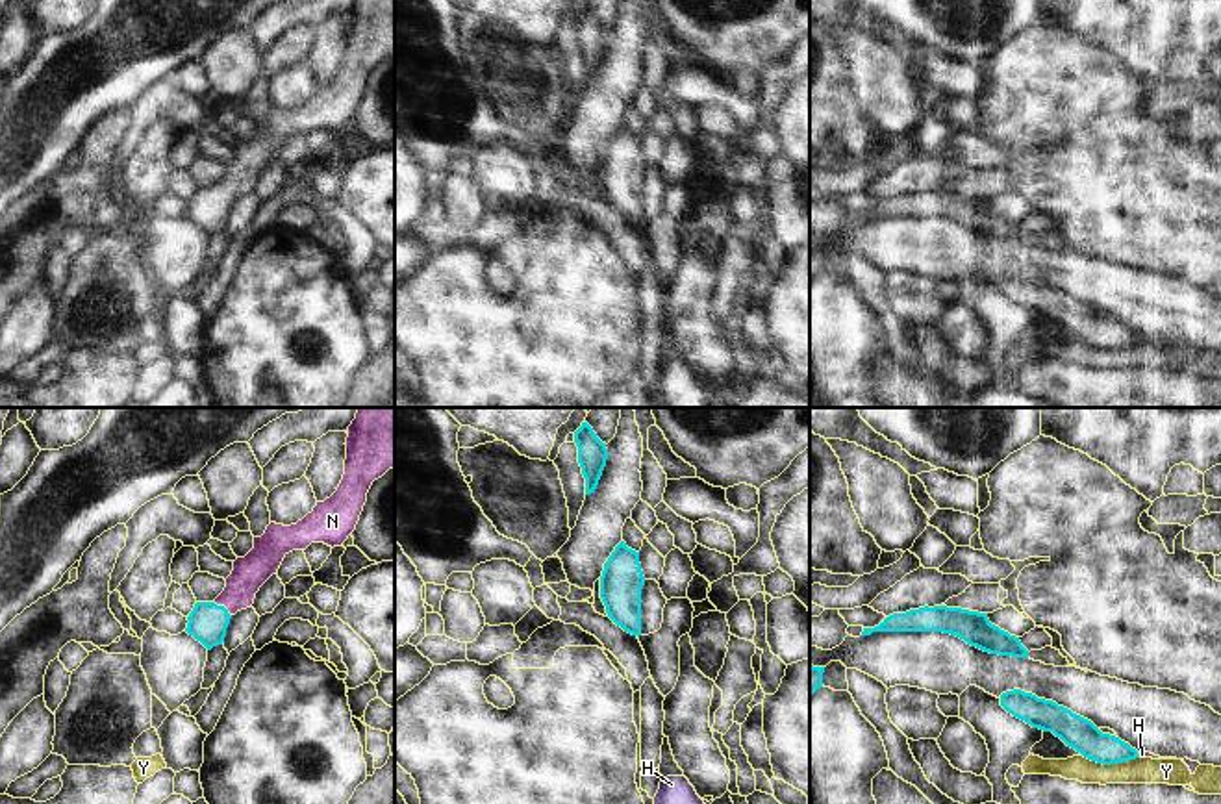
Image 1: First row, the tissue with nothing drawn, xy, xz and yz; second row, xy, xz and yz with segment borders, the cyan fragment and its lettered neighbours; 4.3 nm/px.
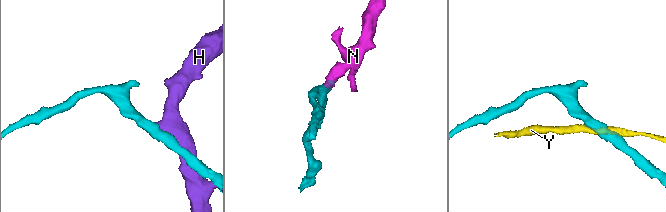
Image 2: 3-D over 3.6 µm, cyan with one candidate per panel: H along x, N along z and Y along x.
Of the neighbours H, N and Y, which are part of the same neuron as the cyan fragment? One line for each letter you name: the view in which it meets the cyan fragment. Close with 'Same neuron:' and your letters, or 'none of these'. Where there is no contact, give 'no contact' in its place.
N: meets cyan in xy
Same neuron: N

